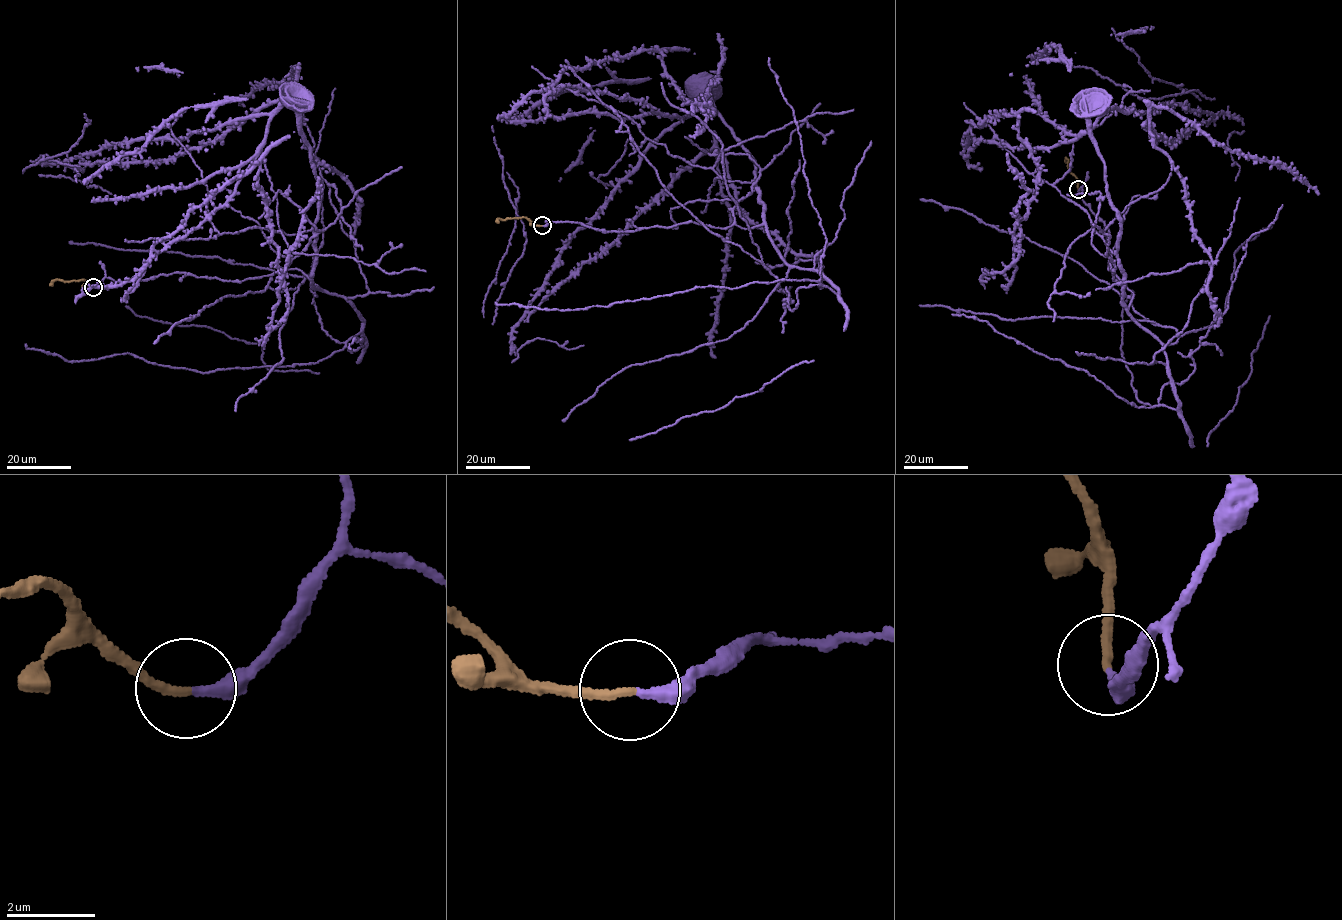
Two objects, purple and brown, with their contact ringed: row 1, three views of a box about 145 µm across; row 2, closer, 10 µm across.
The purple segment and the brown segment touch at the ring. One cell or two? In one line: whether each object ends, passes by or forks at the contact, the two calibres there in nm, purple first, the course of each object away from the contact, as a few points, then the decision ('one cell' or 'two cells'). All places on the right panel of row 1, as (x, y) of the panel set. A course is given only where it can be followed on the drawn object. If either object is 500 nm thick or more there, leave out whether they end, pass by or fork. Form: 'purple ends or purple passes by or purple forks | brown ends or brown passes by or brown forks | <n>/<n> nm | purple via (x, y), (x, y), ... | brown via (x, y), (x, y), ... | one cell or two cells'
purple ends | brown ends | 280/200 nm | purple via (1078, 190), (1127, 307), (1089, 116), (1217, 117), (1170, 142), (1145, 124), (1209, 254), (1214, 328) | brown via (1078, 190), (1077, 179), (1070, 172), (1067, 159), (1065, 161) | one cell

